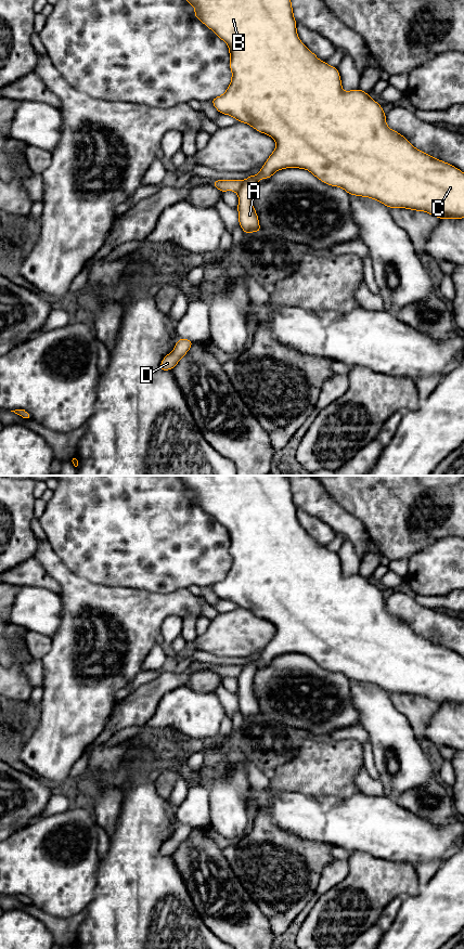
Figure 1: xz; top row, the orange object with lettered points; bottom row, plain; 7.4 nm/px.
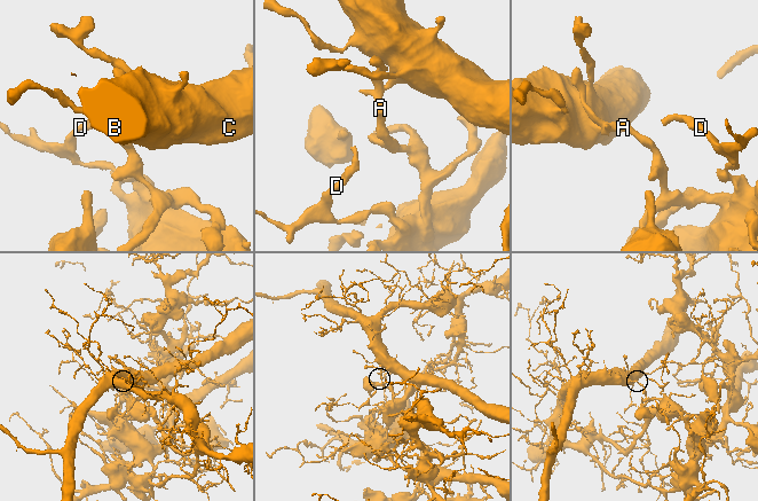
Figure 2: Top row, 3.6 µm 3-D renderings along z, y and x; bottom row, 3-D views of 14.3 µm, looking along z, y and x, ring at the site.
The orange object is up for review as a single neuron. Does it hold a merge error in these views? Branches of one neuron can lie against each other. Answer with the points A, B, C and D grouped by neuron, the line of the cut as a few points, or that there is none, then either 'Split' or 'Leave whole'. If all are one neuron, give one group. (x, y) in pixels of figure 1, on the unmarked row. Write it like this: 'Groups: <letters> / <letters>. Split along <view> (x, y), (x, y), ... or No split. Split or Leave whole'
Groups: A / B C D. Split along xz (244, 665), (236, 677). Split

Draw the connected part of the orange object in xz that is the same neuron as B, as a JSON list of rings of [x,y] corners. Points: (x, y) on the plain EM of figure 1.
[[[180,476],[180,478],[184,485],[195,494],[194,502],[212,516],[229,532],[229,551],[232,557],[231,568],[222,581],[211,585],[212,590],[220,599],[229,600],[240,608],[247,609],[255,615],[271,622],[275,626],[276,632],[274,636],[256,661],[258,667],[261,664],[271,663],[281,654],[306,654],[330,672],[340,673],[353,681],[369,682],[378,686],[388,693],[405,693],[415,697],[424,697],[438,704],[464,703],[464,658],[446,647],[420,636],[401,619],[390,614],[386,608],[386,598],[383,596],[379,588],[369,582],[368,577],[359,573],[347,577],[343,575],[337,552],[333,552],[326,547],[320,546],[299,524],[291,482],[285,476]]]

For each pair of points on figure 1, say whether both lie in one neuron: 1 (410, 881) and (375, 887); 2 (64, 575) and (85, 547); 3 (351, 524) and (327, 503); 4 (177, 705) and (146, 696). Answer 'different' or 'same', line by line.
1: same
2: different
3: same
4: different

